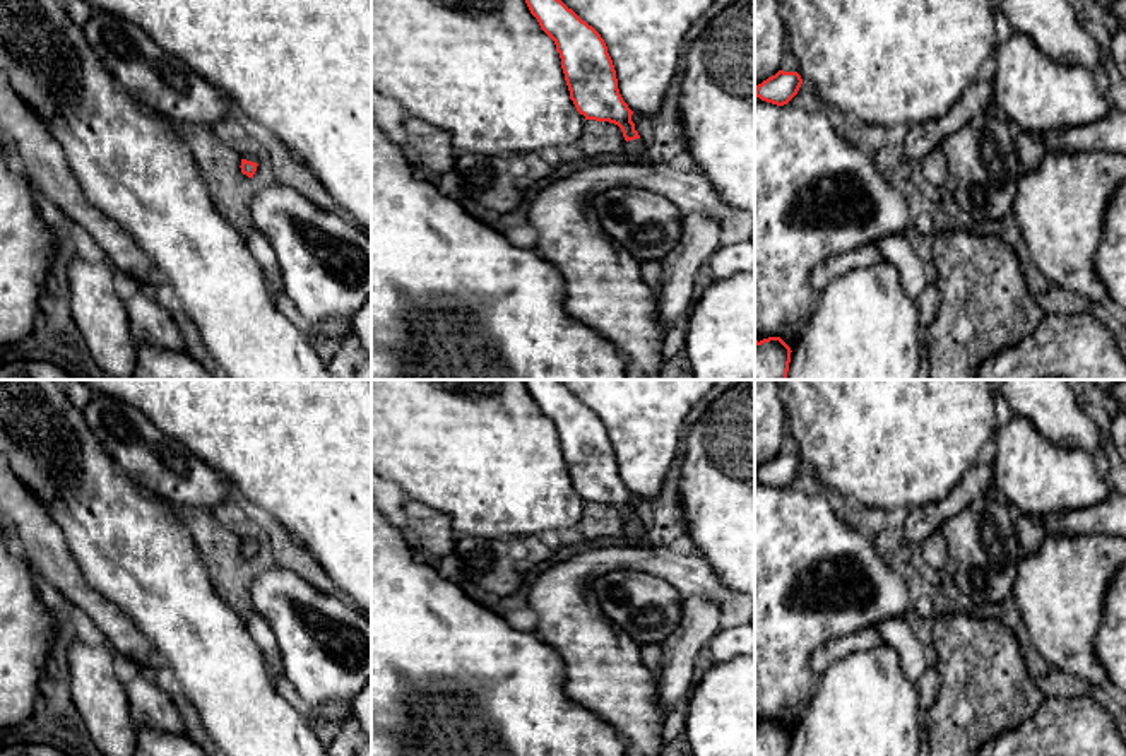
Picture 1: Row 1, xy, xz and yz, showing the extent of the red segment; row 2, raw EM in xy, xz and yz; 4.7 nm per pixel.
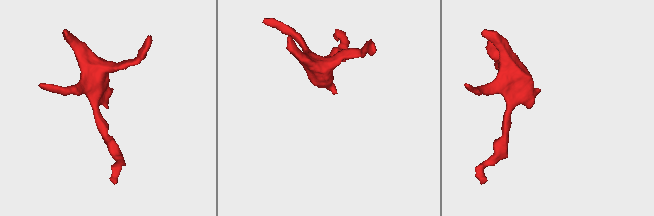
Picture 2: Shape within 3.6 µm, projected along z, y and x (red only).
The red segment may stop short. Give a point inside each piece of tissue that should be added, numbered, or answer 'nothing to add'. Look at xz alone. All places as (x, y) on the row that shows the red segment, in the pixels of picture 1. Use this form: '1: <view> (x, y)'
1: xz (635, 149)

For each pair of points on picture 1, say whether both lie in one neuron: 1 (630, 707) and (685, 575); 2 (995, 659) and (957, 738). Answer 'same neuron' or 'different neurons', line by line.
1: same neuron
2: same neuron

